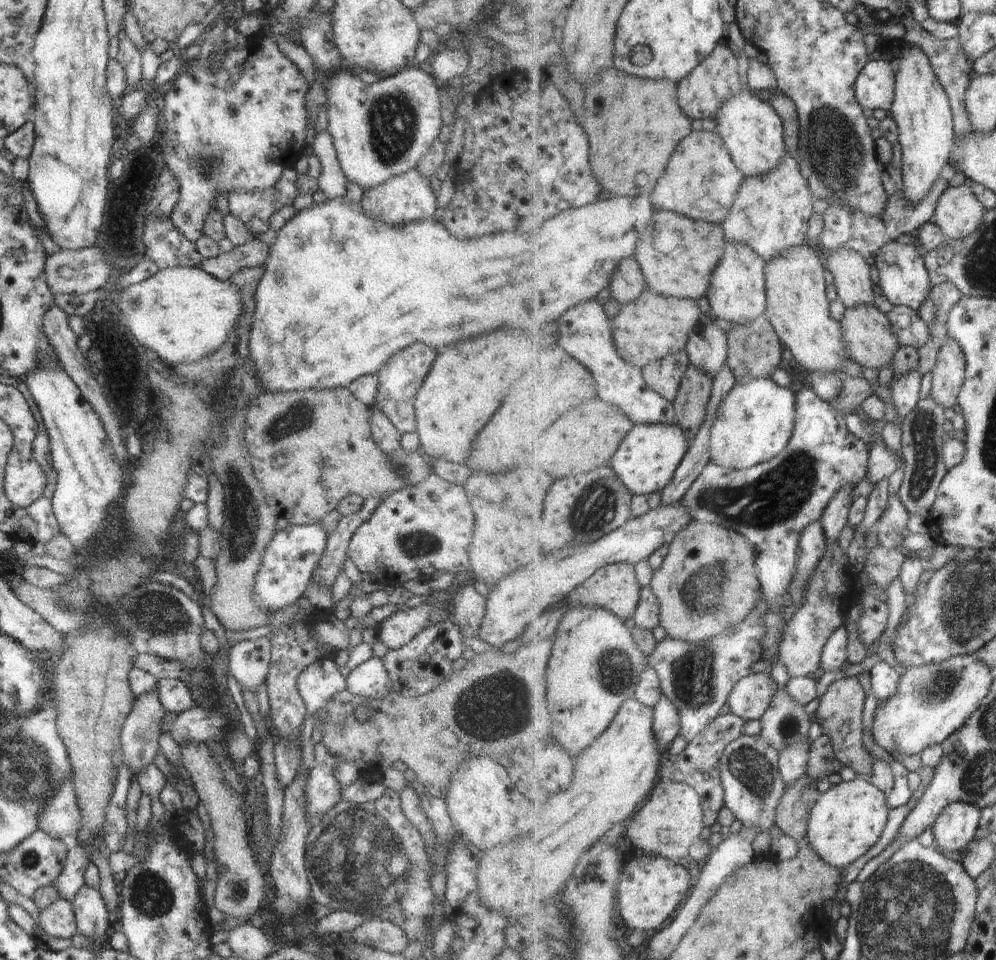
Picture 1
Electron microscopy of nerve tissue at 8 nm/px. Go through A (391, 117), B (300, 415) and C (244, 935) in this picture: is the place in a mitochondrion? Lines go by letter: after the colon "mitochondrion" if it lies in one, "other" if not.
A: mitochondrion
B: mitochondrion
C: other

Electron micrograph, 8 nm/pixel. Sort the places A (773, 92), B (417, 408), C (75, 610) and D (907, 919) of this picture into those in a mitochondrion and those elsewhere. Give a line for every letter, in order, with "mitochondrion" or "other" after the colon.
A: other
B: other
C: mitochondrion
D: mitochondrion

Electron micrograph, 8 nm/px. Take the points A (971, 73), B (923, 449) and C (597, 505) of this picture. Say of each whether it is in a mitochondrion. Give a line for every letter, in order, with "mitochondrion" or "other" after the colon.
A: other
B: mitochondrion
C: mitochondrion

